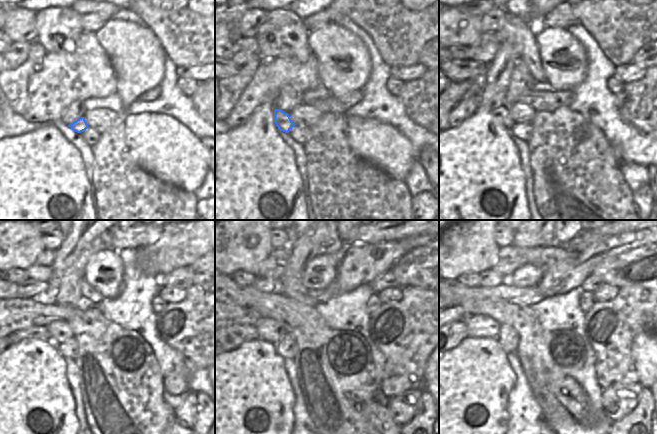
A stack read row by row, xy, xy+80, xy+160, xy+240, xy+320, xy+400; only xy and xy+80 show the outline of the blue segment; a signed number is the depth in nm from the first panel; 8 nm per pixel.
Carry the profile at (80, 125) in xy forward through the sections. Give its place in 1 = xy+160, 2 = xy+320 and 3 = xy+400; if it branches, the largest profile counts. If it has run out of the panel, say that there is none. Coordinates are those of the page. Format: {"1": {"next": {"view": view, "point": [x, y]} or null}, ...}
{"1": {"next": {"view": "xy+160", "point": [502, 114]}}, "2": {"next": {"view": "xy+320", "point": [235, 335]}}, "3": {"next": {"view": "xy+400", "point": [459, 332]}}}

